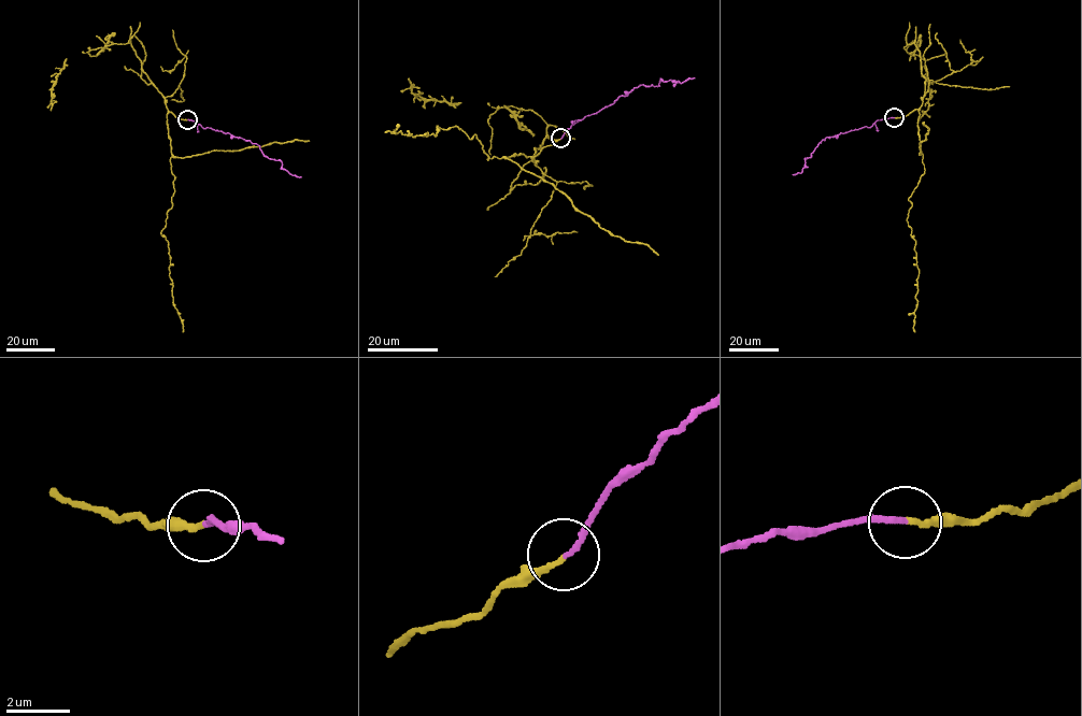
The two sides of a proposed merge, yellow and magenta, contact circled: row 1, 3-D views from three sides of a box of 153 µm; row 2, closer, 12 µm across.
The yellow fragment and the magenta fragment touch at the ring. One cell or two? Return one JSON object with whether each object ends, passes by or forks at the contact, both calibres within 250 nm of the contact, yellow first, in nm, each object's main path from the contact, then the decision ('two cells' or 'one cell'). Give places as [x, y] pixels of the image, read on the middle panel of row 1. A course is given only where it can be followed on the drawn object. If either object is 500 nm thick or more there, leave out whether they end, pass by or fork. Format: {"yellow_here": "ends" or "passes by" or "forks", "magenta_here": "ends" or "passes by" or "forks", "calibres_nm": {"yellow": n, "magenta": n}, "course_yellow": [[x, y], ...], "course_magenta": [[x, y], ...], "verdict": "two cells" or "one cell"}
{"yellow_here": "ends", "magenta_here": "ends", "calibres_nm": {"yellow": 160, "magenta": 180}, "course_yellow": [[560, 138], [535, 156], [487, 159], [475, 134], [469, 139], [456, 127], [437, 126], [436, 135], [384, 132]], "course_magenta": [[560, 138], [575, 123], [642, 84], [658, 86], [661, 79], [680, 83], [694, 77]], "verdict": "one cell"}

